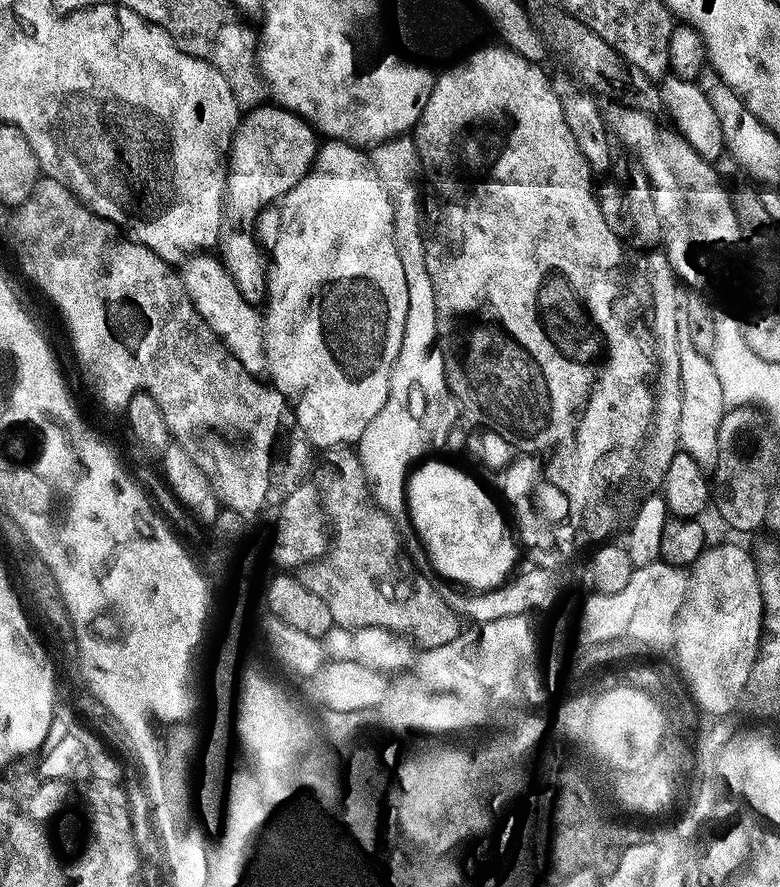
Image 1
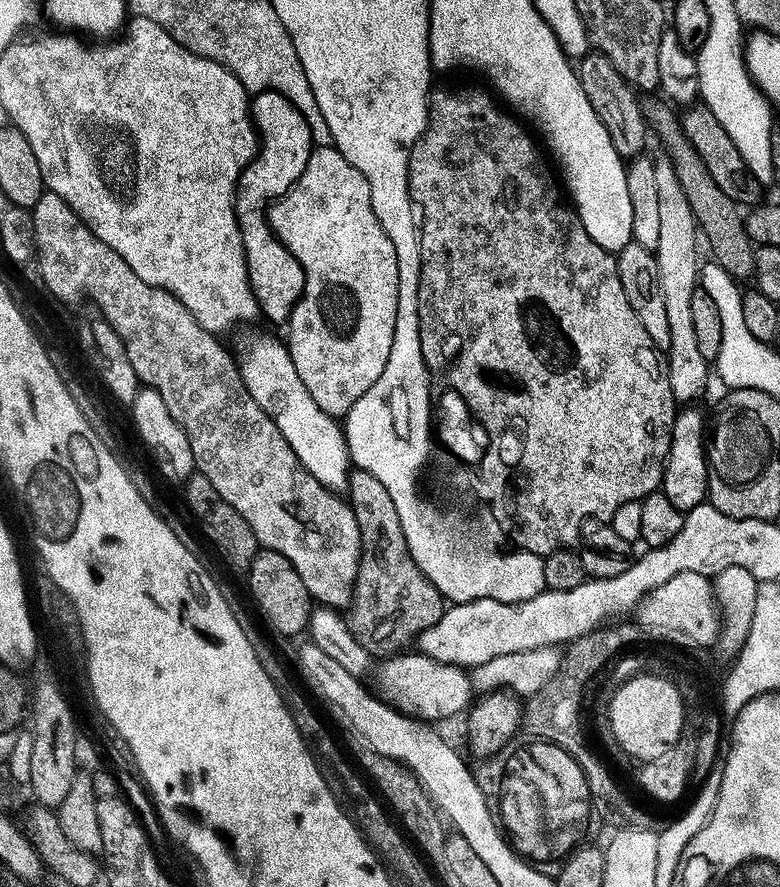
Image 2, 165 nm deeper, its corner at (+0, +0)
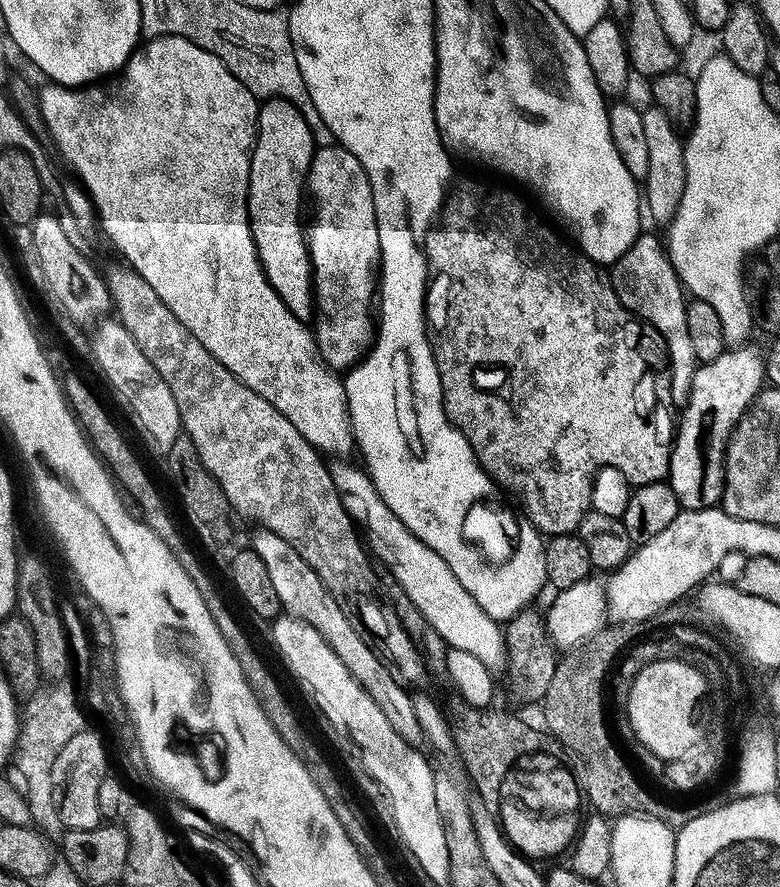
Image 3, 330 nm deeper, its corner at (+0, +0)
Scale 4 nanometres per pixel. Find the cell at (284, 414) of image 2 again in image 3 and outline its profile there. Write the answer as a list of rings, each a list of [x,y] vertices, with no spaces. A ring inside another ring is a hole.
[[[344,460],[331,465],[335,489],[342,498],[343,508],[350,514],[354,524],[360,527],[369,553],[384,564],[387,573],[400,582],[412,603],[422,616],[441,634],[447,645],[465,650],[478,658],[493,676],[507,671],[508,656],[501,625],[486,614],[478,602],[434,550],[430,550],[381,500],[367,471],[354,467]]]

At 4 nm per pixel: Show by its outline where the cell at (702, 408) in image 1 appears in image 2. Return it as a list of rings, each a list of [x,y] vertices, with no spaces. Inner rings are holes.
[[[667,158],[657,159],[654,174],[660,203],[660,237],[654,251],[658,262],[658,282],[662,286],[666,319],[670,325],[670,346],[666,350],[666,367],[670,378],[670,390],[677,405],[688,406],[696,402],[696,399],[707,390],[708,372],[710,376],[710,361],[702,358],[698,350],[690,307],[694,290],[698,287],[698,264],[696,268],[698,225],[690,210],[690,202],[686,202],[686,194],[682,194],[682,185],[678,182],[678,174],[674,170],[672,161]]]

